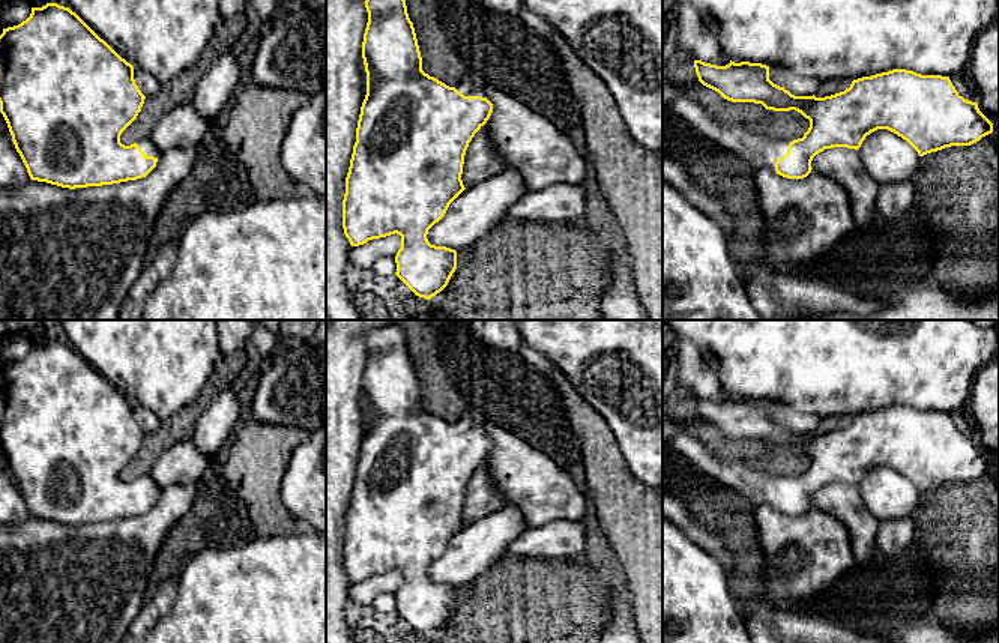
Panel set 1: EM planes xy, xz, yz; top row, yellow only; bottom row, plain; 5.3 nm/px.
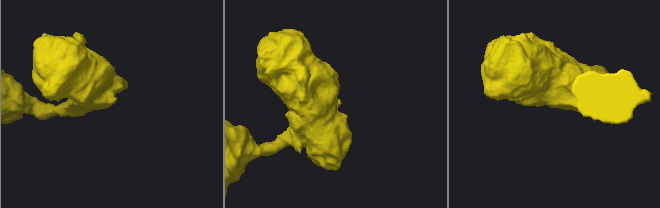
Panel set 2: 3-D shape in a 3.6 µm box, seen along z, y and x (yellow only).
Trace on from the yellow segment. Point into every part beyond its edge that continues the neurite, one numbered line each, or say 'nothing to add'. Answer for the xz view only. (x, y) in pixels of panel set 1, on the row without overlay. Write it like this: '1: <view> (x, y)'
1: xz (472, 421)

